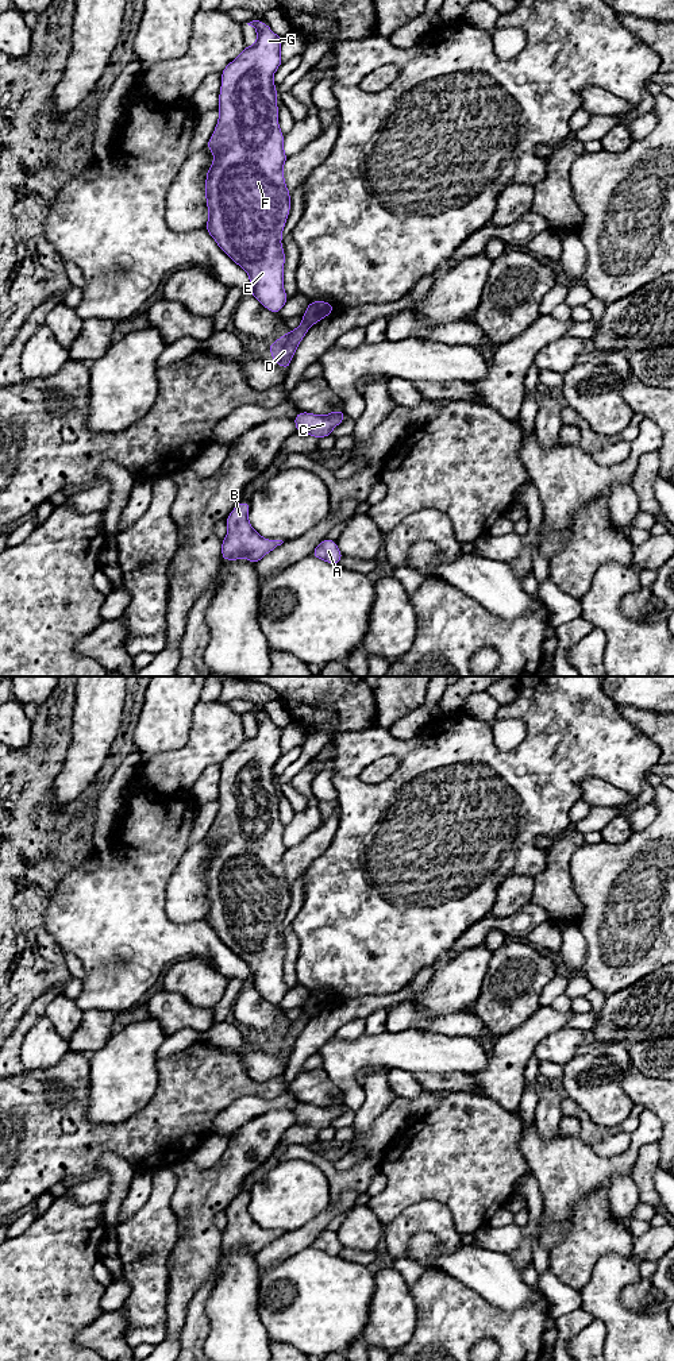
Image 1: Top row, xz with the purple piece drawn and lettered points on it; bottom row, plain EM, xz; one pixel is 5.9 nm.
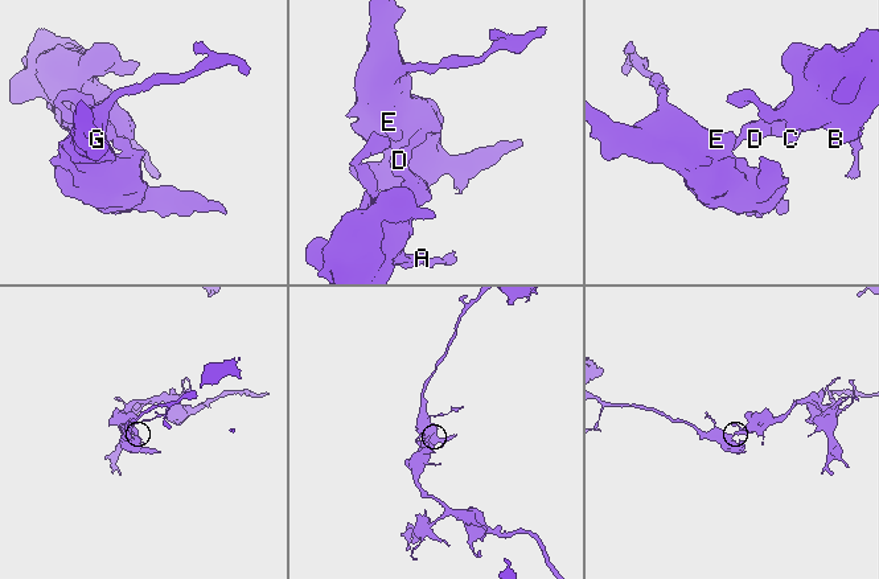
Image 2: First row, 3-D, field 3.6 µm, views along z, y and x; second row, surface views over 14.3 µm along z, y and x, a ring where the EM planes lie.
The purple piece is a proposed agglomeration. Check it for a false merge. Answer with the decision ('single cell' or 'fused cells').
fused cells

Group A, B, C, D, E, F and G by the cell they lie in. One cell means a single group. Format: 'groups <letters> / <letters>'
groups A B C D / E F G

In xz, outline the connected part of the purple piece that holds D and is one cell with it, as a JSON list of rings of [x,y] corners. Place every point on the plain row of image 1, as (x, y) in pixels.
[[[301,1013],[301,1015],[290,1023],[286,1023],[280,1030],[269,1036],[269,1041],[273,1052],[284,1060],[289,1060],[290,1052],[309,1021],[309,1015]]]

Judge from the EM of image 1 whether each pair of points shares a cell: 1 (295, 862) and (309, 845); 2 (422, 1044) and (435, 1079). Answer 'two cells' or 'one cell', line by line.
1: one cell
2: two cells

